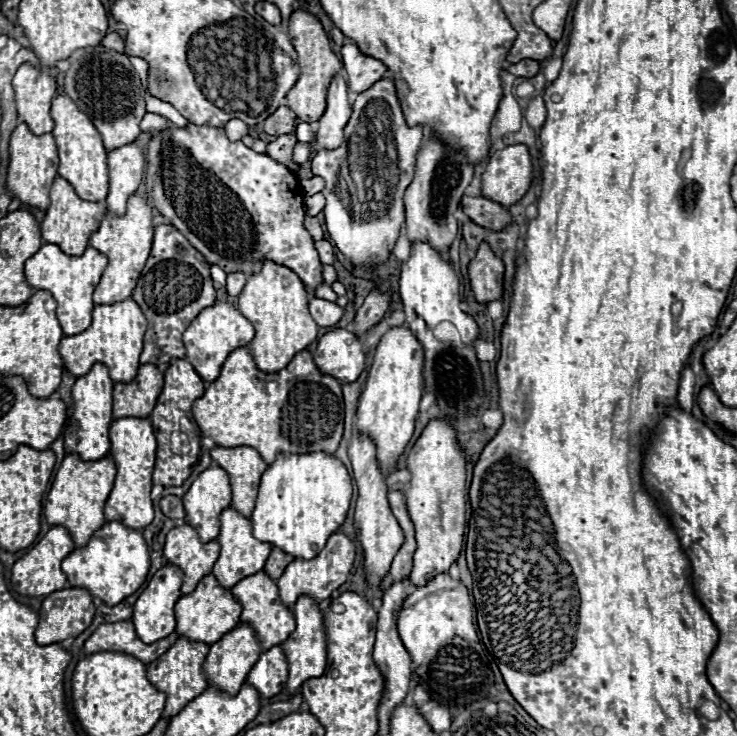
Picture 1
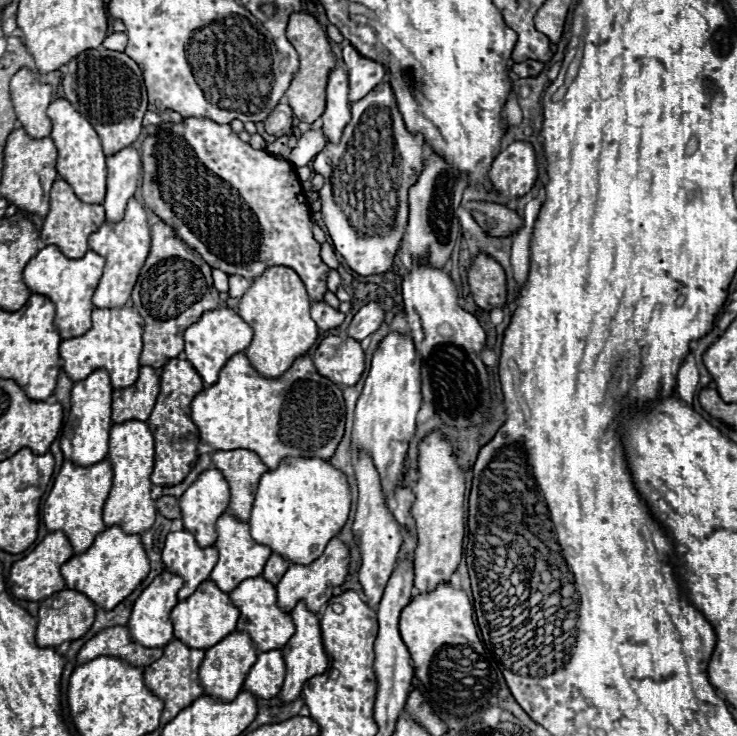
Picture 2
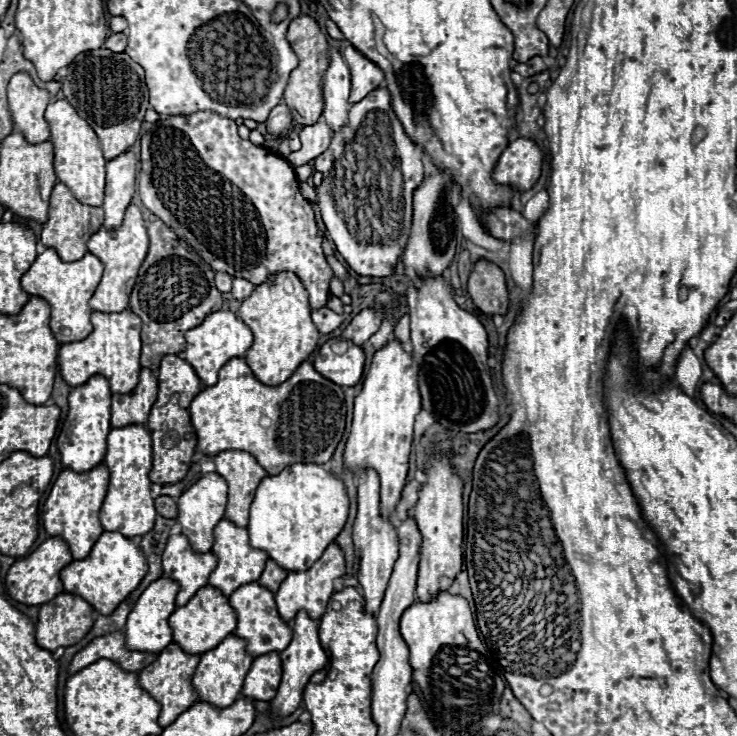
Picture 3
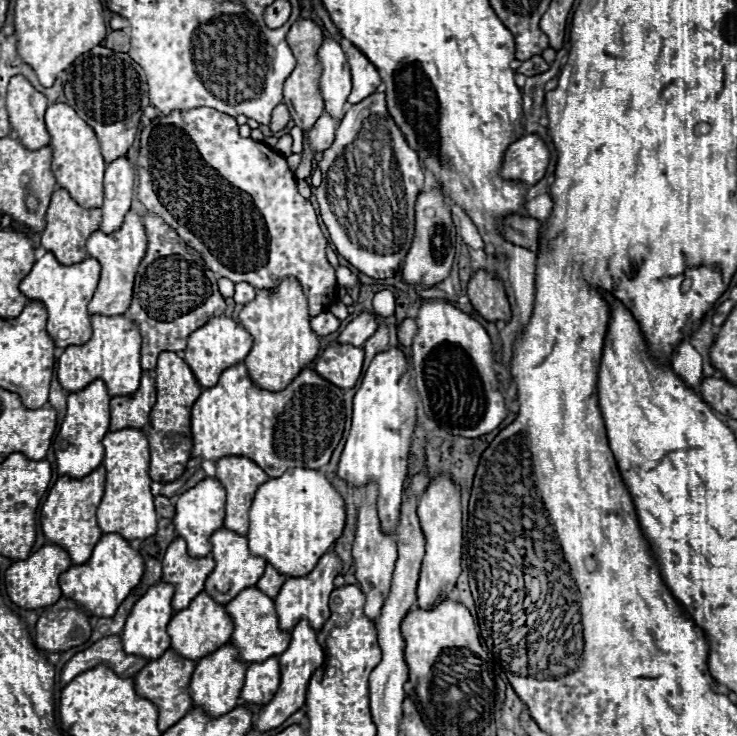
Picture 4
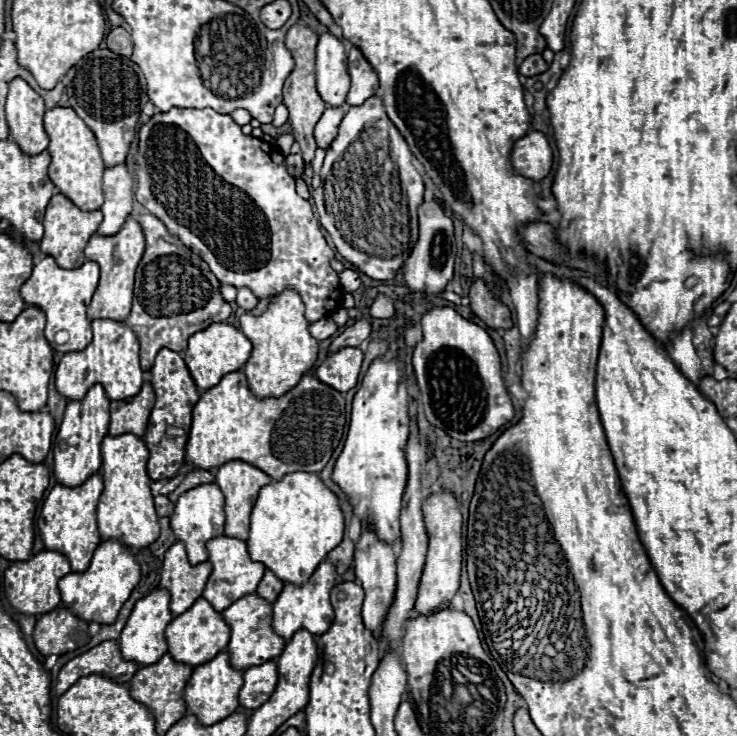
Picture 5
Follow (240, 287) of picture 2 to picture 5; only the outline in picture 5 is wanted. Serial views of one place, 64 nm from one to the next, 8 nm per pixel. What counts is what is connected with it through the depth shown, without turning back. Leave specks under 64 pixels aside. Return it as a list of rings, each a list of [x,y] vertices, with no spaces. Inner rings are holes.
[[[238,288],[238,296],[236,296],[236,304],[244,310],[252,310],[252,306],[256,306],[258,298],[252,294],[250,288]]]

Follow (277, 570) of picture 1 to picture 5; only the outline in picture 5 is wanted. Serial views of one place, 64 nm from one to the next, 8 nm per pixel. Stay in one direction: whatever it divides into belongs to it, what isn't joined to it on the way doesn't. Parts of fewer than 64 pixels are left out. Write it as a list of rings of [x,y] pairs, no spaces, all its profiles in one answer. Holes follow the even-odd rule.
[[[266,570],[266,574],[264,574],[264,578],[260,580],[256,592],[258,592],[262,598],[266,598],[268,602],[274,602],[274,600],[278,598],[278,594],[280,594],[282,588],[284,588],[284,582],[282,582],[280,578],[276,578],[276,576],[272,574],[272,570]]]

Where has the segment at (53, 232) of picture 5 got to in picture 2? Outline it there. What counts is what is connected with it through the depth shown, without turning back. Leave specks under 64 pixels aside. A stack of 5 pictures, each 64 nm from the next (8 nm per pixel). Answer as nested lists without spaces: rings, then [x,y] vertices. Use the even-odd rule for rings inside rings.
[[[56,180],[50,190],[50,212],[44,218],[42,226],[42,242],[46,246],[54,244],[66,258],[82,258],[88,250],[88,236],[96,232],[104,222],[104,206],[102,204],[84,204],[76,198],[72,188],[64,180]]]

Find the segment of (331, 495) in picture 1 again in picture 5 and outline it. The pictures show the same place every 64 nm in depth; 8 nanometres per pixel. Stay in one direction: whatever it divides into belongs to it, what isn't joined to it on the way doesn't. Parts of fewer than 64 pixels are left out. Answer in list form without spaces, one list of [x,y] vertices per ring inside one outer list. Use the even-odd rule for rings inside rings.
[[[292,472],[282,480],[260,488],[250,514],[248,552],[256,562],[266,564],[280,580],[304,584],[316,566],[342,540],[344,514],[338,496],[314,472]]]

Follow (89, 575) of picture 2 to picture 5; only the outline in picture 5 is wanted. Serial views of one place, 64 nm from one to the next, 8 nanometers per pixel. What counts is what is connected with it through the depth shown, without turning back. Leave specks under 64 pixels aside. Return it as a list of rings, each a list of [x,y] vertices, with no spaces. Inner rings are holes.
[[[104,540],[94,550],[92,562],[84,572],[70,572],[60,578],[58,586],[62,592],[62,602],[82,620],[112,624],[122,608],[122,604],[130,598],[130,592],[140,582],[140,564],[136,556],[118,540]]]

